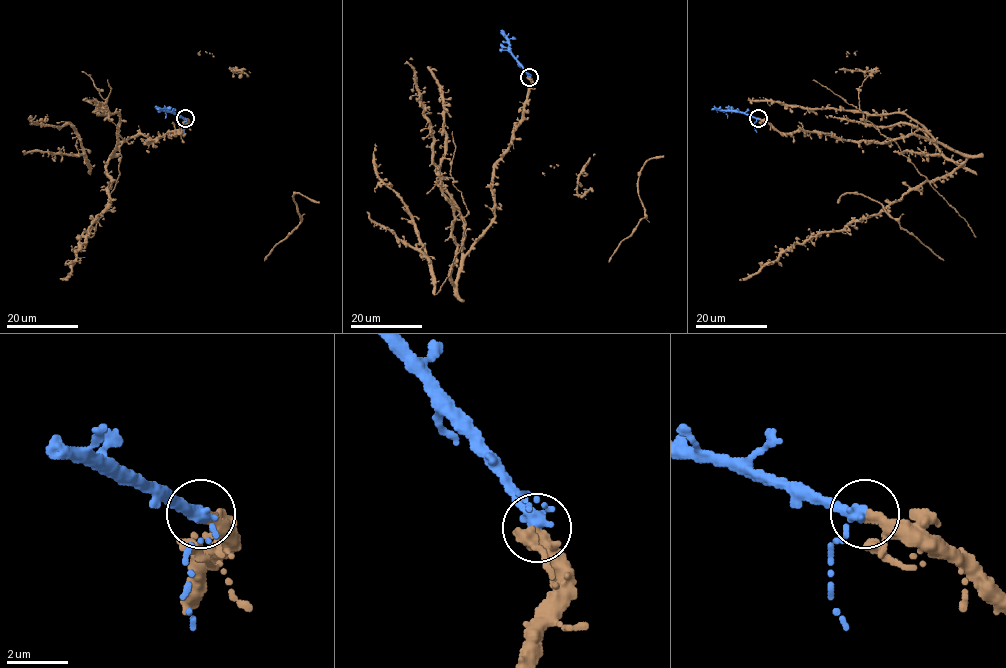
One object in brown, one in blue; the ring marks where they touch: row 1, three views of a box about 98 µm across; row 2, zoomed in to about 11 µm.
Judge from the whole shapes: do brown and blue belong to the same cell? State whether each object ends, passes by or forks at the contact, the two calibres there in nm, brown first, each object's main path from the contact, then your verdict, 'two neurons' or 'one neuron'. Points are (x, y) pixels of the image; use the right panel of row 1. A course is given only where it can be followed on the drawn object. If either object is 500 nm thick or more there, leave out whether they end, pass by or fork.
brown forks; blue ends; calibres 200 and 440 nm; course brown (759, 118), (779, 132), (849, 141), (918, 134), (967, 158), (876, 214), (810, 236), (740, 279); course blue (759, 118), (735, 111), (711, 109); one neuron

